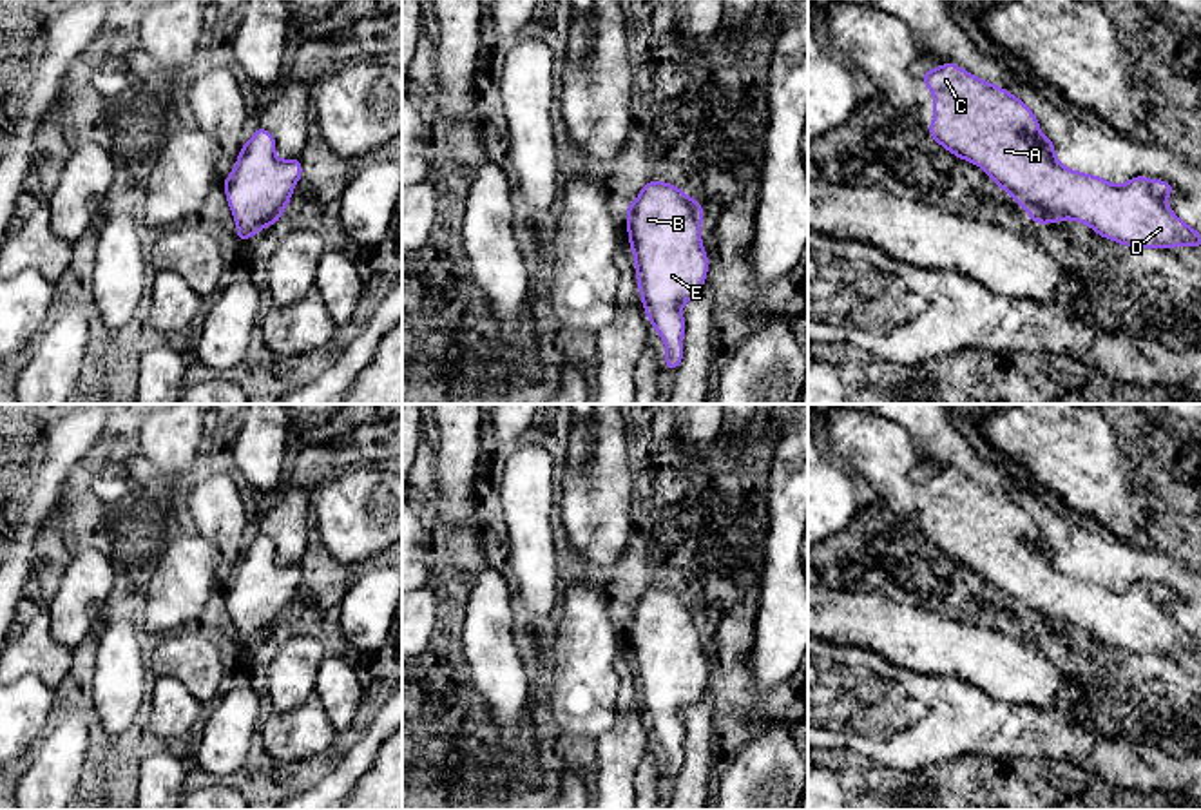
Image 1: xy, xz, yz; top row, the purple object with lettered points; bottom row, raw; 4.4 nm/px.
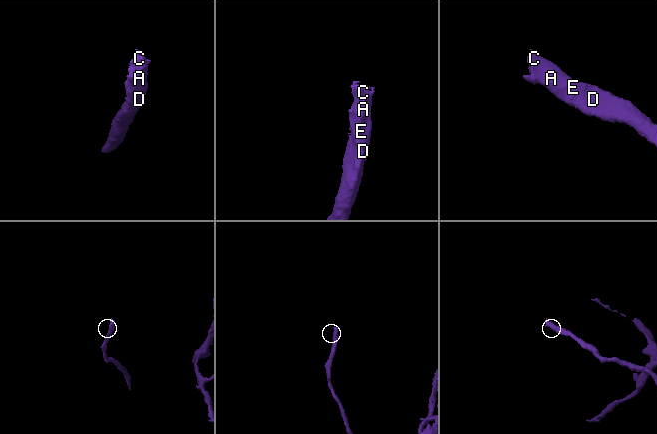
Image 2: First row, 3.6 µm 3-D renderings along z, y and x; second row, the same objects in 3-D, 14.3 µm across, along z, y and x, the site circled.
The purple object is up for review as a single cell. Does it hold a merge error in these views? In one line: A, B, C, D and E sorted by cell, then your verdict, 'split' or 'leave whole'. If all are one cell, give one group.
groups A B C D E; leave whole

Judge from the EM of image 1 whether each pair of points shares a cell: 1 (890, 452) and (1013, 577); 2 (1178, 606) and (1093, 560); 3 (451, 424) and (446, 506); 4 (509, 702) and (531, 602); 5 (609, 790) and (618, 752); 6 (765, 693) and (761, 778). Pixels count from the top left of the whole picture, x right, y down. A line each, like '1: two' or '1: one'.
1: one
2: one
3: one
4: two
5: one
6: two

